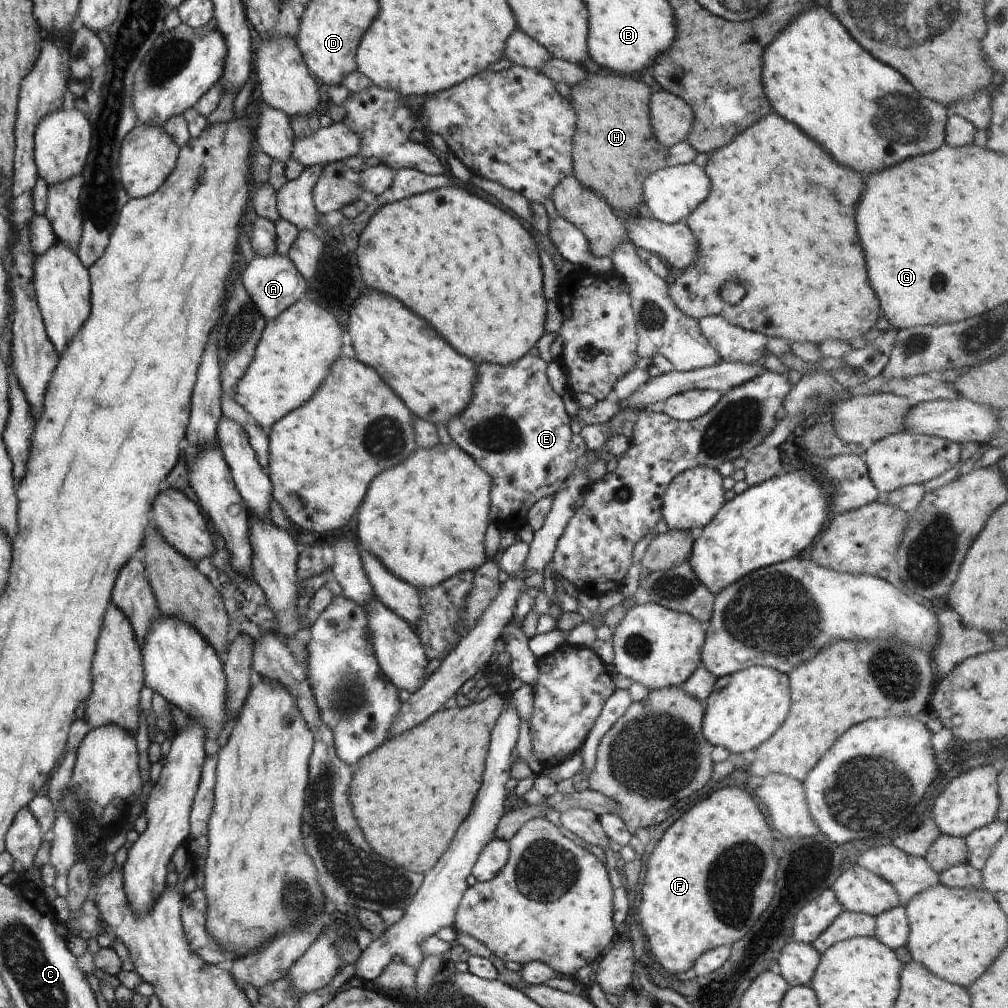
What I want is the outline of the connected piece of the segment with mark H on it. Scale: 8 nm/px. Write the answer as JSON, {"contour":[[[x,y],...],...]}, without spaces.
{"contour":[[[605,71],[601,74],[588,72],[588,78],[571,90],[569,102],[577,118],[576,134],[572,139],[573,175],[584,188],[602,196],[617,213],[637,213],[639,204],[643,202],[644,180],[651,172],[667,167],[668,149],[656,140],[650,124],[650,87],[639,77]]]}

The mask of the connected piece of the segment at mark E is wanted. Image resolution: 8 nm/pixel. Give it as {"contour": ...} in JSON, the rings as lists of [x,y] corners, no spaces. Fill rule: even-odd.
{"contour":[[[528,353],[520,358],[520,360],[516,360],[514,364],[497,365],[494,363],[480,363],[476,365],[476,376],[477,381],[476,384],[474,384],[474,390],[472,390],[472,400],[468,402],[468,406],[464,408],[462,414],[458,414],[458,416],[454,416],[454,418],[448,420],[447,429],[453,442],[468,454],[468,456],[471,456],[476,461],[476,464],[480,466],[484,472],[487,472],[490,477],[490,523],[493,525],[493,530],[517,530],[518,527],[526,524],[526,516],[528,510],[532,508],[532,505],[537,500],[540,500],[540,498],[544,498],[544,496],[555,494],[558,488],[562,486],[562,482],[565,482],[569,474],[574,470],[578,458],[580,458],[580,456],[585,456],[589,449],[586,446],[586,442],[582,440],[582,436],[574,434],[570,429],[571,416],[565,408],[562,397],[556,394],[554,389],[550,386],[547,377],[547,363],[541,357],[536,357]]]}

